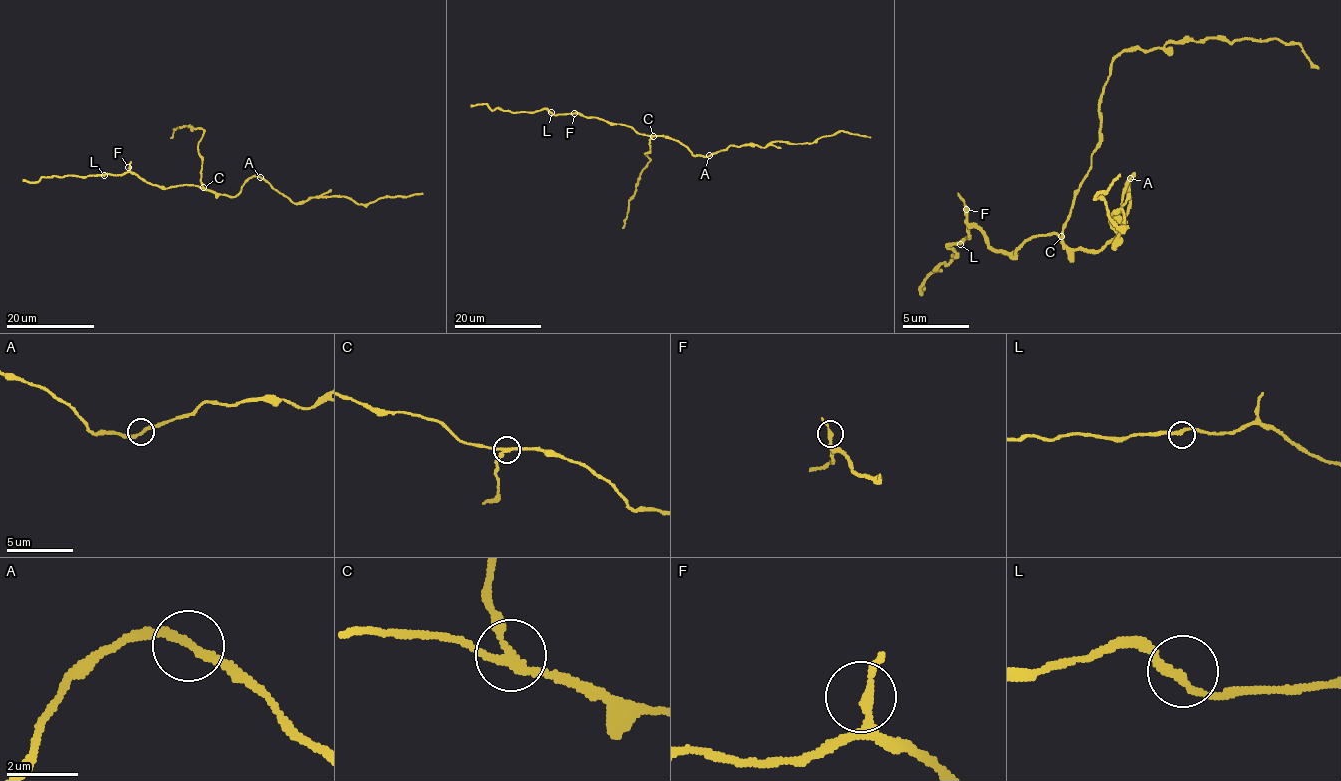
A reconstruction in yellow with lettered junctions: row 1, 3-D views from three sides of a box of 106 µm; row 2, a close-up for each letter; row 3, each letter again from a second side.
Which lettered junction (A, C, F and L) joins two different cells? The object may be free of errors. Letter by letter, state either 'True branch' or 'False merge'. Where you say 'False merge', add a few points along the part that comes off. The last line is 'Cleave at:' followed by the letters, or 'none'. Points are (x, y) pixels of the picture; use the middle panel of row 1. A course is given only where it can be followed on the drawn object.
A: True branch
C: False merge. Course of the part to remove: (653, 136), (644, 154), (649, 158), (628, 201), (623, 228)
F: True branch
L: True branch
Cleave at: C

